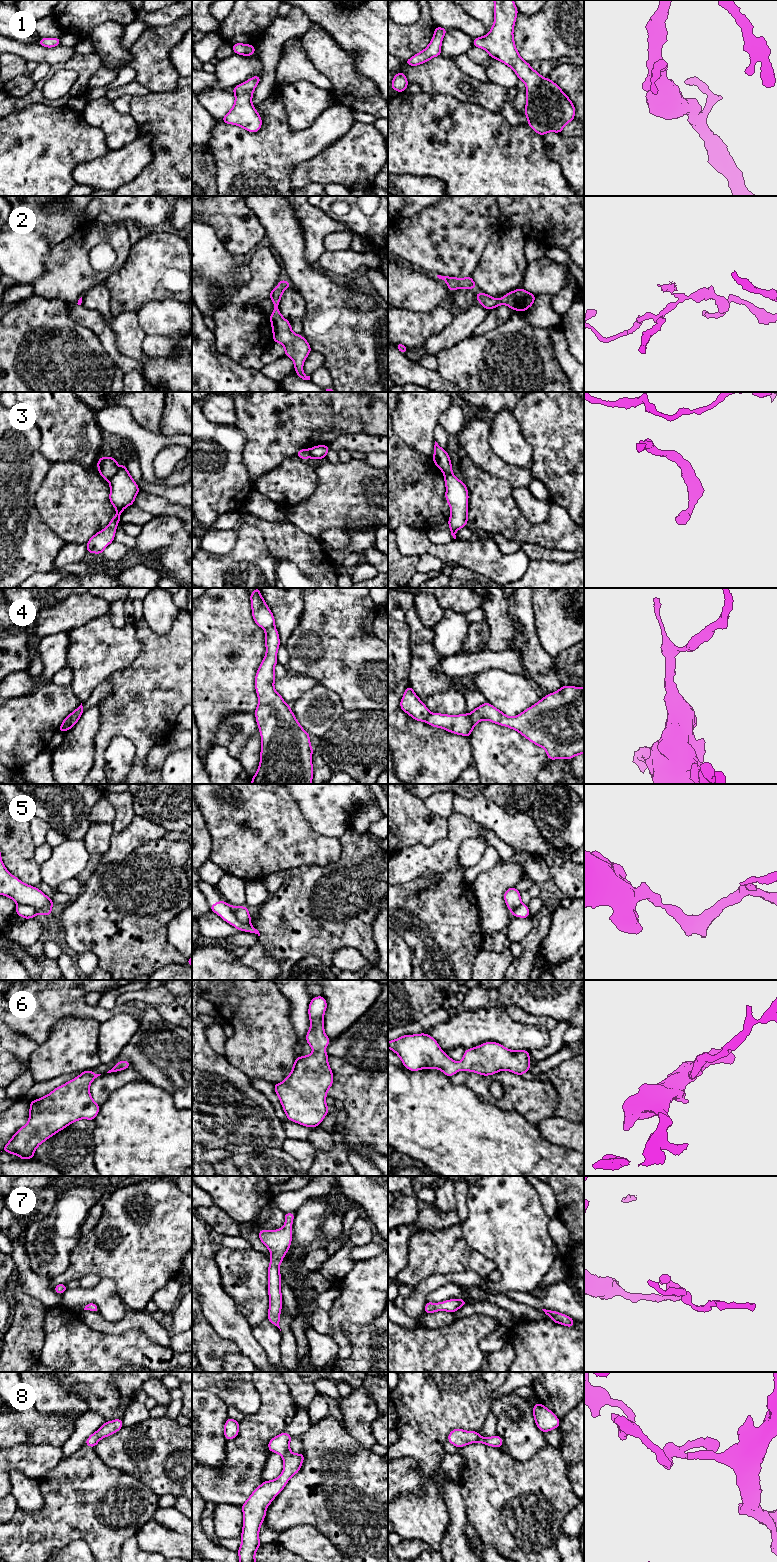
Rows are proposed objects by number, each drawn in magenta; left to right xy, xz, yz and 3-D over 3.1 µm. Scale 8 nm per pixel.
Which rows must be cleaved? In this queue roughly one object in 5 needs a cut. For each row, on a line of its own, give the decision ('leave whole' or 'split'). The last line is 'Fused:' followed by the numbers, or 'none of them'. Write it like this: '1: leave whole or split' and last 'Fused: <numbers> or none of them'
1: leave whole
2: leave whole
3: leave whole
4: leave whole
5: split
6: leave whole
7: leave whole
8: leave whole
Fused: 5

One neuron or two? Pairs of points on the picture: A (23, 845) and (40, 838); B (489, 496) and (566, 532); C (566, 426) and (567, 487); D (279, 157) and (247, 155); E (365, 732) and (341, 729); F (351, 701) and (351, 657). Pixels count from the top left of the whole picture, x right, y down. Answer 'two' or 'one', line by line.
A: two
B: one
C: one
D: one
E: one
F: one

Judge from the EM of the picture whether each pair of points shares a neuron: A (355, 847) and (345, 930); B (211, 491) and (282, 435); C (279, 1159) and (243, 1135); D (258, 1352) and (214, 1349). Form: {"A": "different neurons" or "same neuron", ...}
{"A": "same neuron", "B": "different neurons", "C": "different neurons", "D": "different neurons"}

